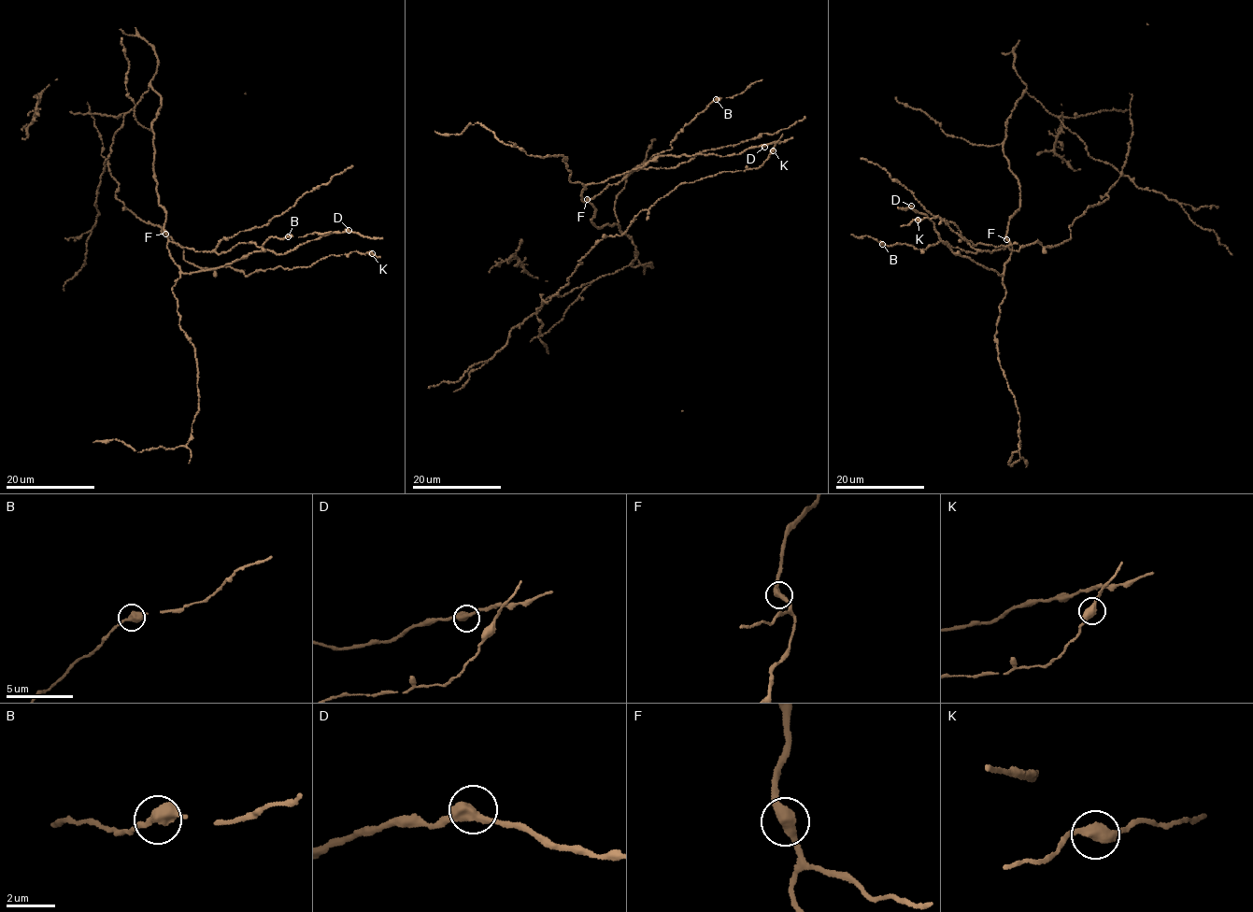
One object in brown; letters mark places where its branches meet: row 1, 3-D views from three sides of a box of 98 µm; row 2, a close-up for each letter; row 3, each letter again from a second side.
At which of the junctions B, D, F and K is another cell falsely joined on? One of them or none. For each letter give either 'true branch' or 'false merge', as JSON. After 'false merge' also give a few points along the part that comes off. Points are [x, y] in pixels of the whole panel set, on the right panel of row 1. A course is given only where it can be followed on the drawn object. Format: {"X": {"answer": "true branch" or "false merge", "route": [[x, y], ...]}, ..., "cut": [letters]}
{"B": {"answer": "true branch"}, "D": {"answer": "true branch"}, "F": {"answer": "true branch"}, "K": {"answer": "true branch"}, "cut": []}

